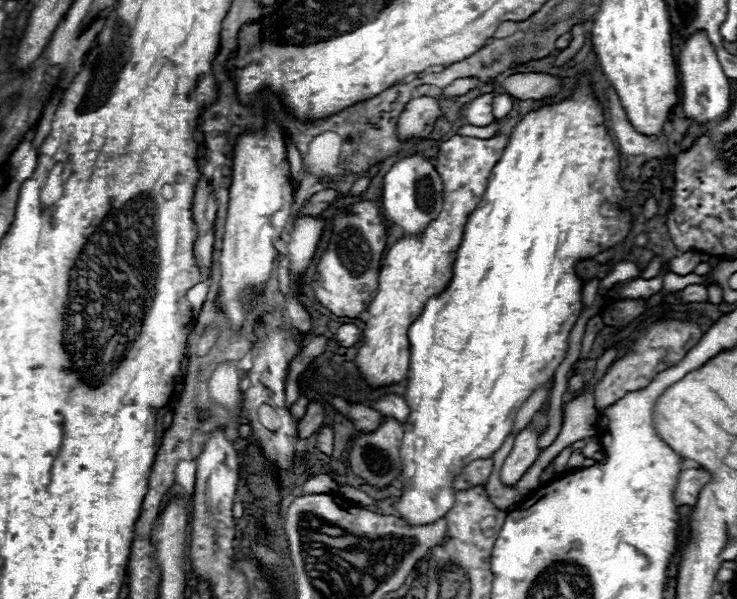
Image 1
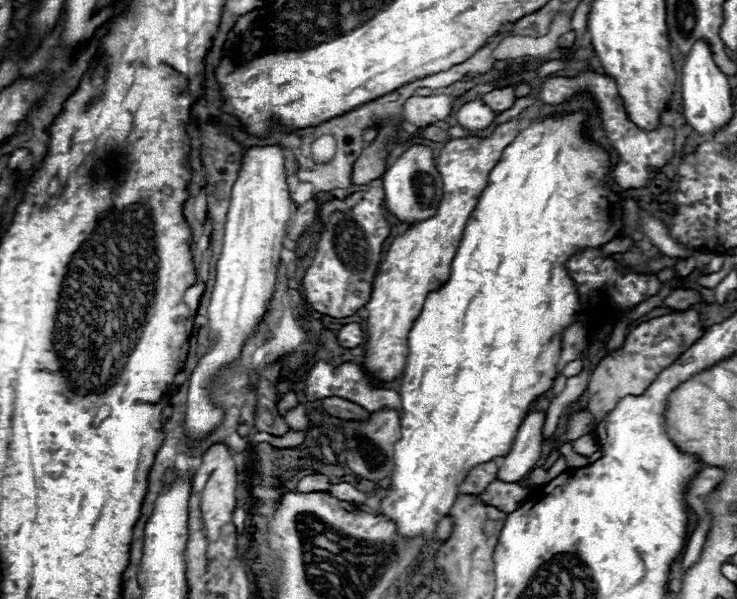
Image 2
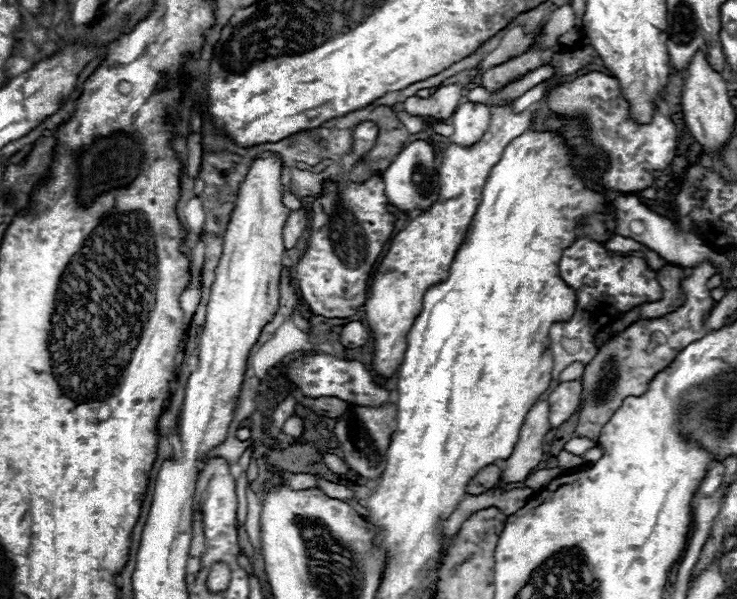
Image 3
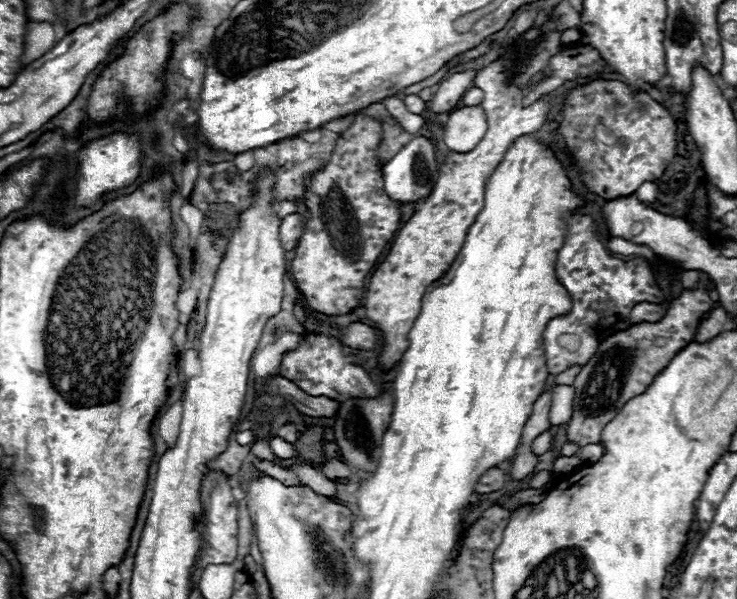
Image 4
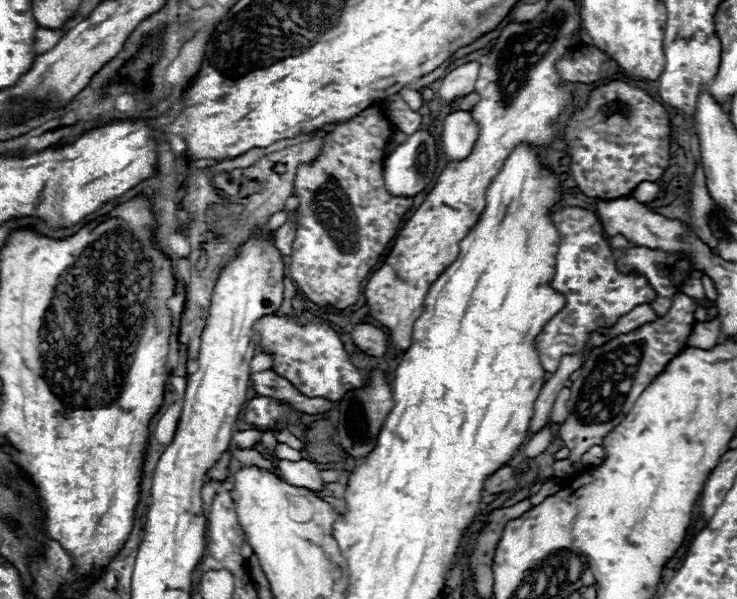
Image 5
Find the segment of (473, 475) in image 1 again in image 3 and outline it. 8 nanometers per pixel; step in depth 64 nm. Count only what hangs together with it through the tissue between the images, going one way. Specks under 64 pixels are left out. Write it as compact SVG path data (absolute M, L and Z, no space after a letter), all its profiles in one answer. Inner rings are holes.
M486 466L482 472L478 472L476 476L474 476L474 480L470 480L470 484L468 484L468 494L482 494L482 492L486 492L486 490L490 490L490 488L494 488L494 486L498 486L500 484L500 478L502 478L502 474L500 474L500 468L498 466Z

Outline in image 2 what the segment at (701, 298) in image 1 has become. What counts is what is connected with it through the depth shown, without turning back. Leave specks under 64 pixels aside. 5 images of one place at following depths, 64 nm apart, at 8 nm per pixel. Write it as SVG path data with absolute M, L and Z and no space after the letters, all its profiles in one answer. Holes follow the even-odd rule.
M674 288L674 290L670 290L670 294L664 298L662 306L672 308L672 310L682 310L682 308L688 308L690 304L694 304L694 300L696 300L696 294L694 294L692 290Z

